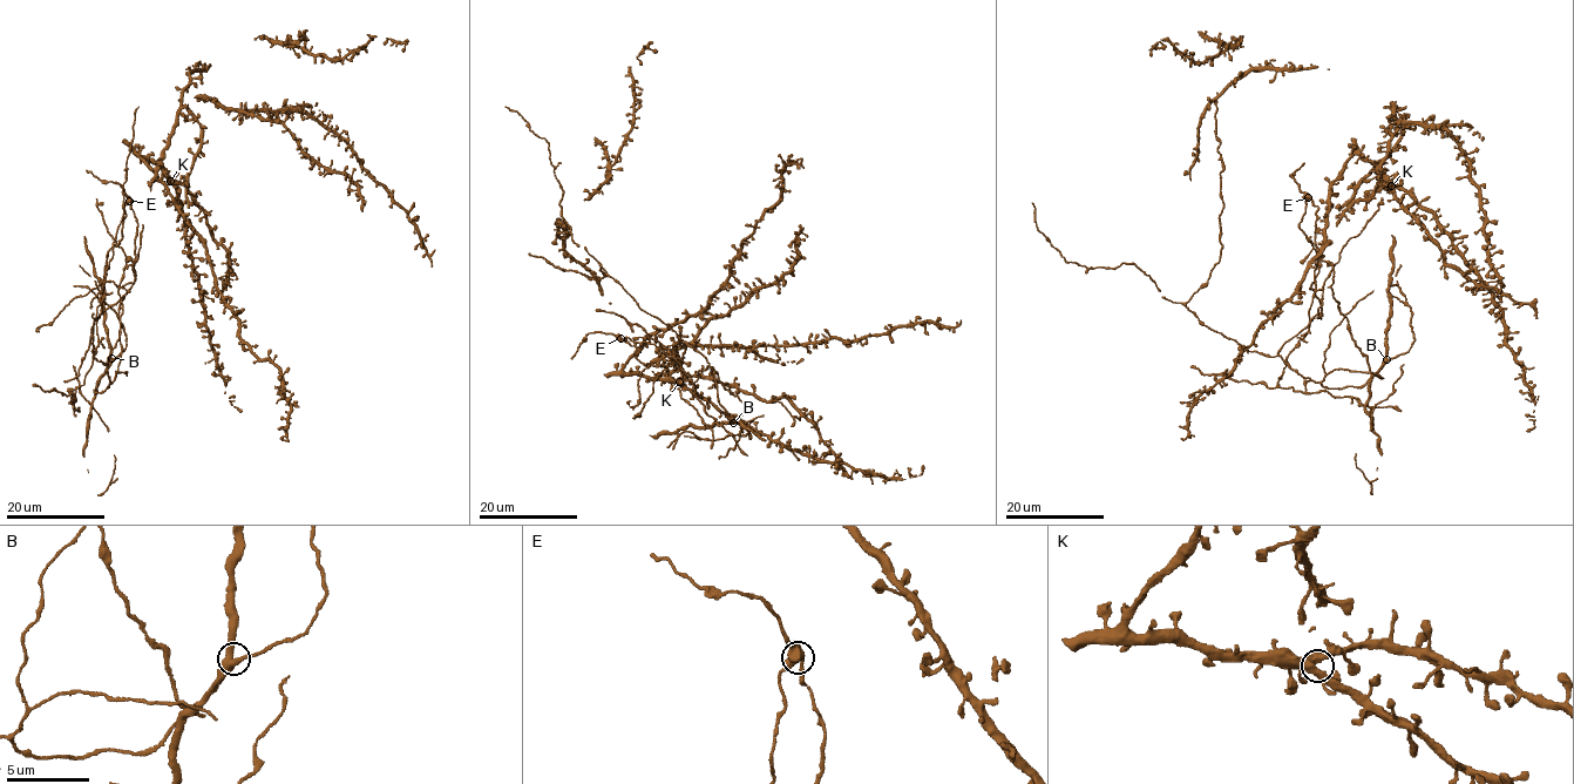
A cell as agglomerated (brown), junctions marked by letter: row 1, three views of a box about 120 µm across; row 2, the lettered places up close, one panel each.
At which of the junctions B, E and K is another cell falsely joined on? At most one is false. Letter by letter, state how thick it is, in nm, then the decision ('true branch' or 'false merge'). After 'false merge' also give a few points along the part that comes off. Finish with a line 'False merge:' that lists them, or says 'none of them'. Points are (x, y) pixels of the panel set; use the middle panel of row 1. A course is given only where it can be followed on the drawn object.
B: 420 nm | true branch
E: 420 nm | false merge | (621, 339), (632, 340), (637, 358), (644, 364), (674, 365), (674, 352), (704, 410), (748, 455)
K: 440 nm | true branch
False merge: E

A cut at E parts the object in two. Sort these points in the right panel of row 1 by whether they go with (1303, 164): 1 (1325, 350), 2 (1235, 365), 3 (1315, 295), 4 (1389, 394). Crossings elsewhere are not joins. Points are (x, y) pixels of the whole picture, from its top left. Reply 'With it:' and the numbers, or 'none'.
With it: 1, 2, 4

